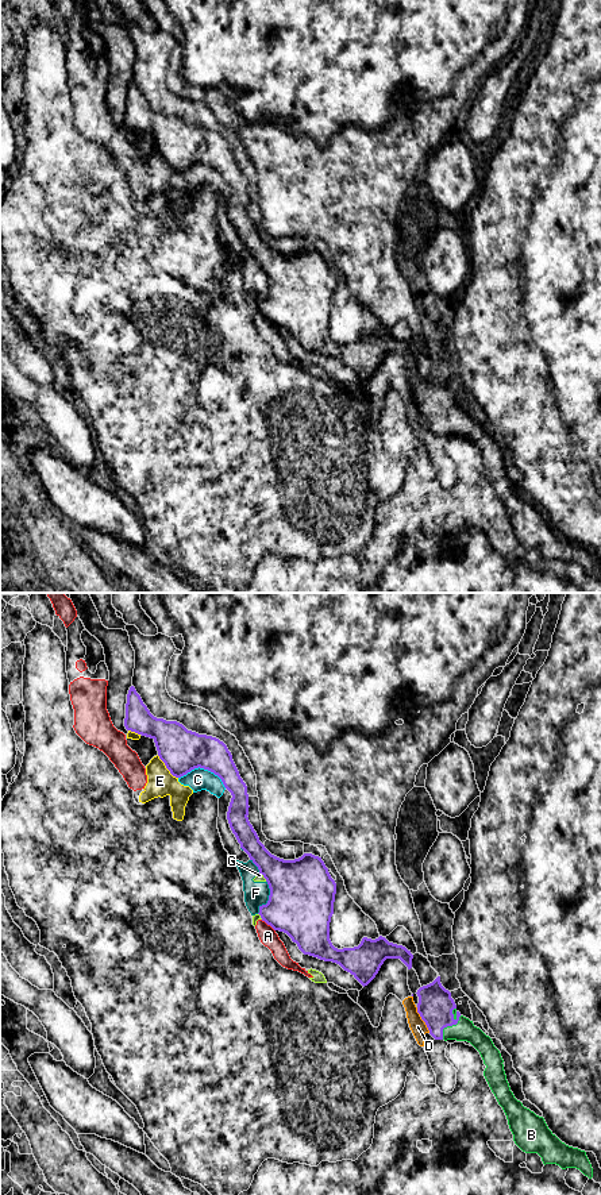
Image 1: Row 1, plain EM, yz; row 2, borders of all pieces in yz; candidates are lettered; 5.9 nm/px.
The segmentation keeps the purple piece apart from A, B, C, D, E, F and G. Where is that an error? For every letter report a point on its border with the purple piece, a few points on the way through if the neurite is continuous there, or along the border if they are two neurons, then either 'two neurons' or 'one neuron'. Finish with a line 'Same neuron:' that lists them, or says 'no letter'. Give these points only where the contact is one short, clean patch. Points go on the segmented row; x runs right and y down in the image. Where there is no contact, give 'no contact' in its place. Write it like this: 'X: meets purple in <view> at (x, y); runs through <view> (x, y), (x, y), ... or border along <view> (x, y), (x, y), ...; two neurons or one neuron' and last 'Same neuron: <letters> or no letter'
A: meets purple in yz at (268, 924); two neurons
B: meets purple in yz at (453, 1024); one neuron
C: meets purple in yz at (204, 768); two neurons
D: meets purple in yz at (422, 1018); border along yz (416, 1007), (430, 1032); two neurons
E: meets purple in yz at (166, 767); two neurons
F: meets purple in yz at (269, 898); two neurons
G: meets purple in yz at (264, 877); two neurons
Same neuron: B

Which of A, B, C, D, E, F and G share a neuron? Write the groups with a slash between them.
A C D E F G / B

